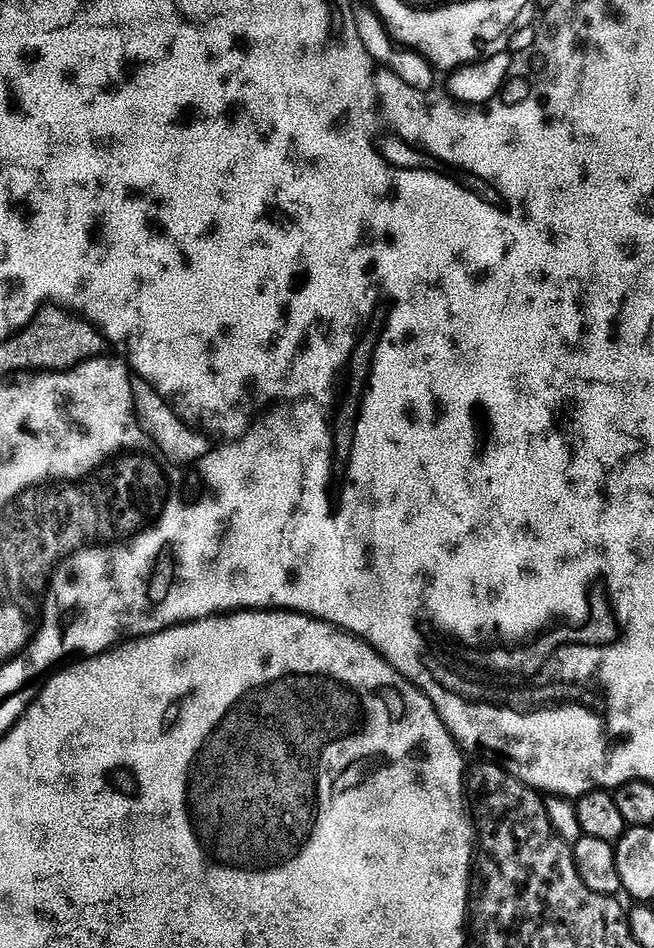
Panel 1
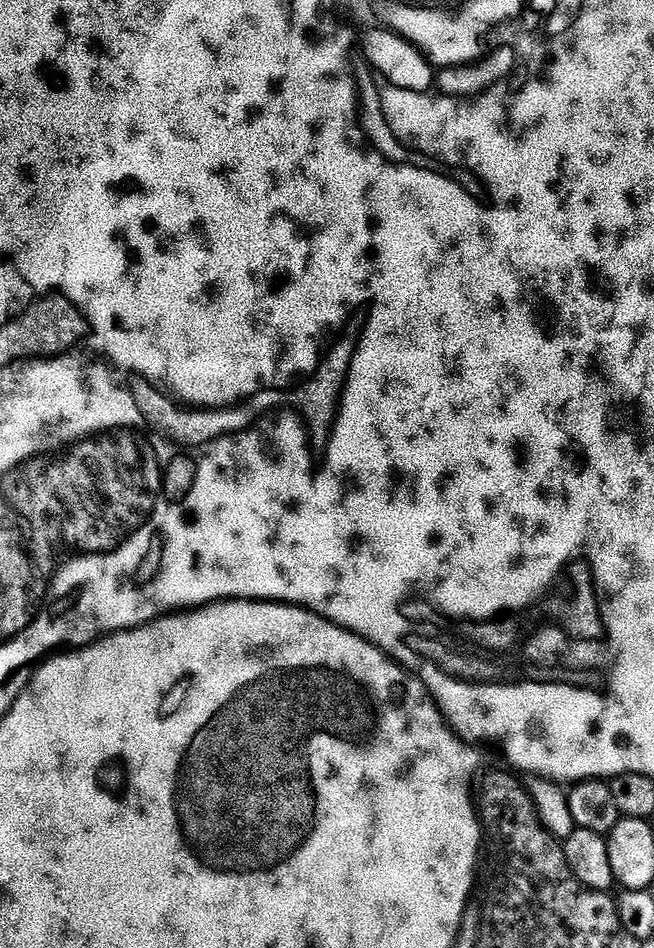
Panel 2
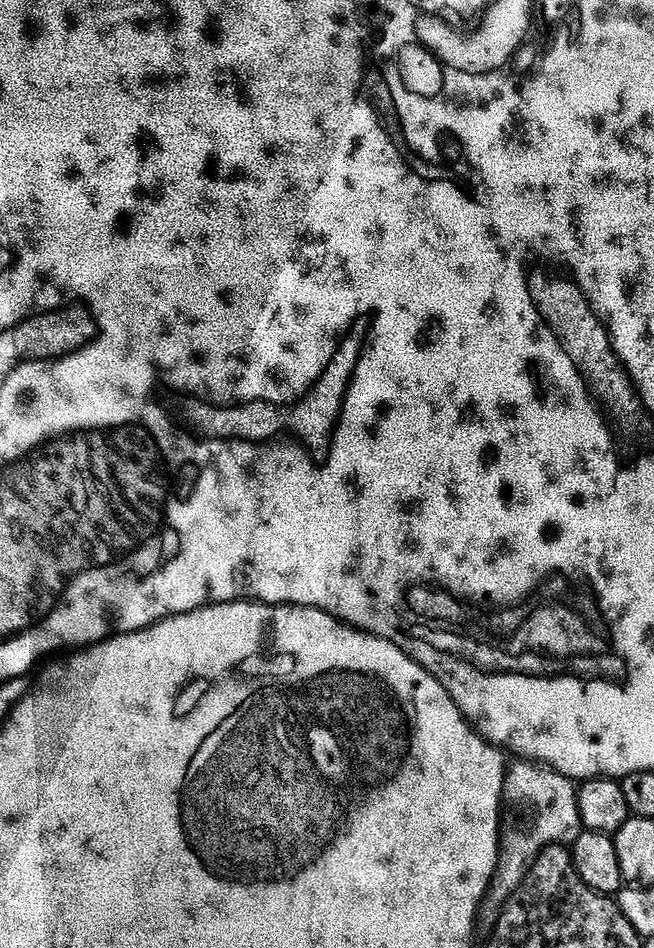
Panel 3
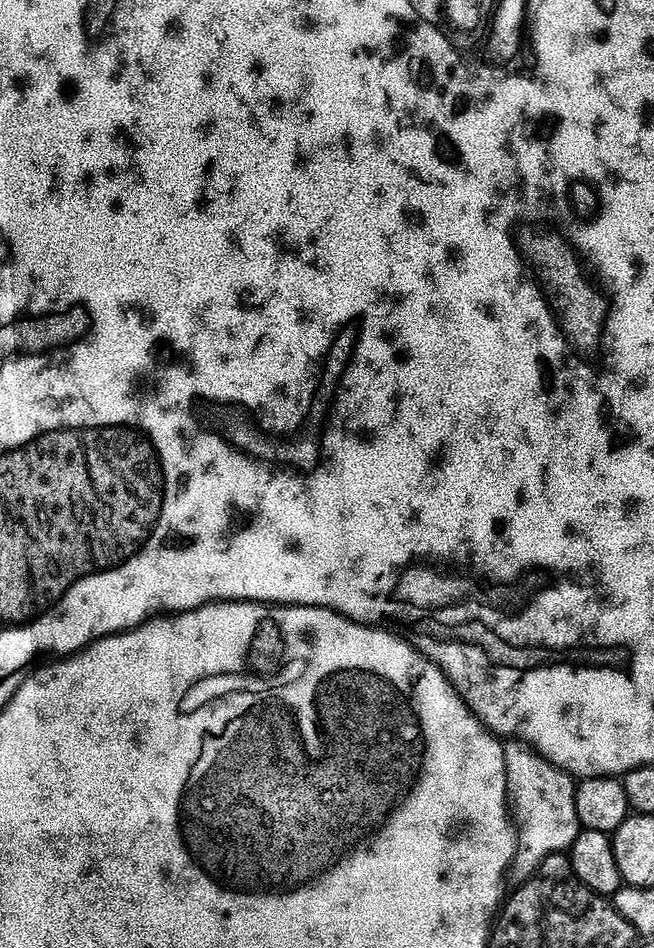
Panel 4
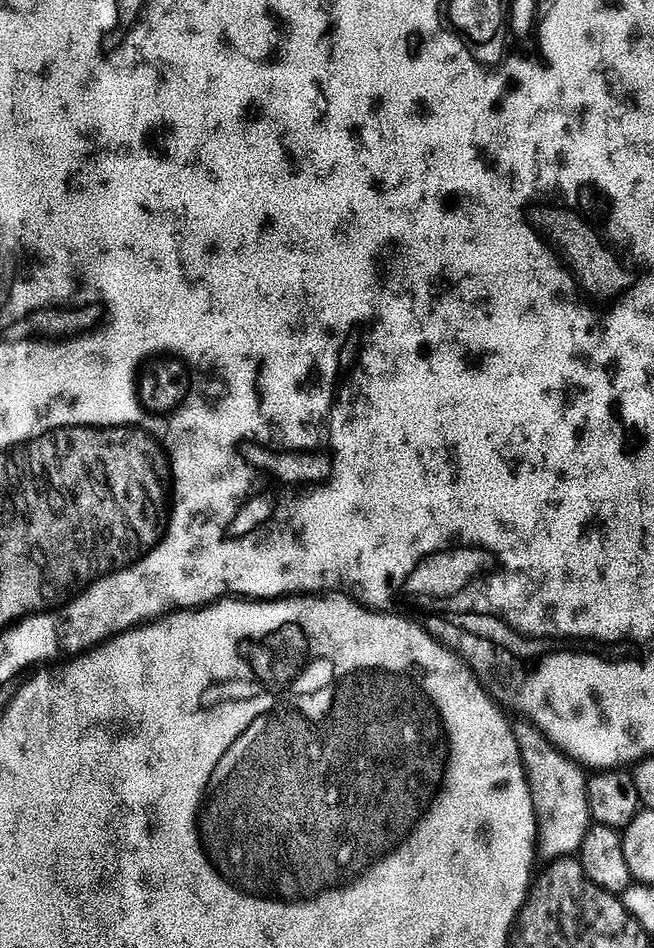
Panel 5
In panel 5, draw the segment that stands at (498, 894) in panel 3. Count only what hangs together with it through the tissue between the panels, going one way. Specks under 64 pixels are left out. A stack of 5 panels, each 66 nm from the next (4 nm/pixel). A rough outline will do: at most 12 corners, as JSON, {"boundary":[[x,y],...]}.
{"boundary":[[535,725],[512,729],[538,852],[577,853],[591,823],[581,765]]}

